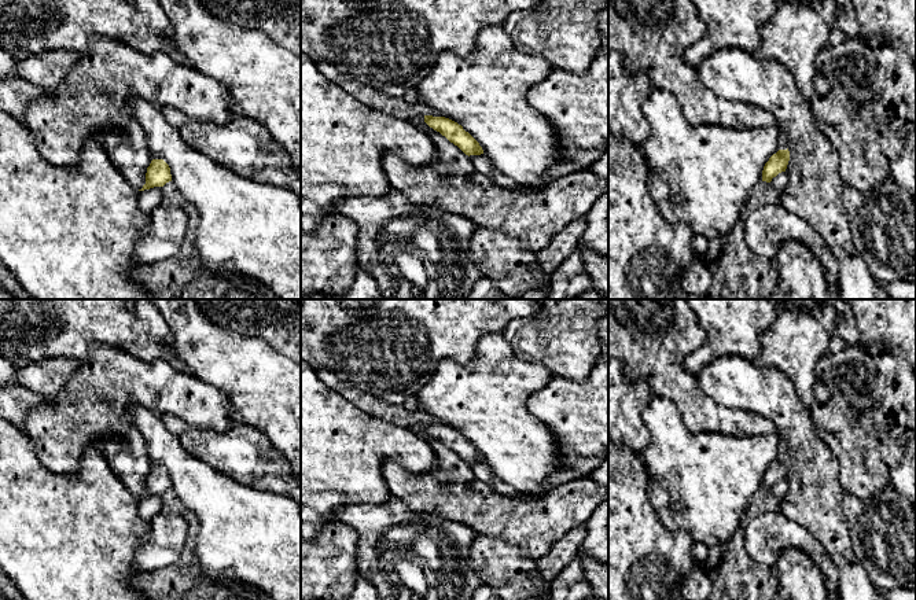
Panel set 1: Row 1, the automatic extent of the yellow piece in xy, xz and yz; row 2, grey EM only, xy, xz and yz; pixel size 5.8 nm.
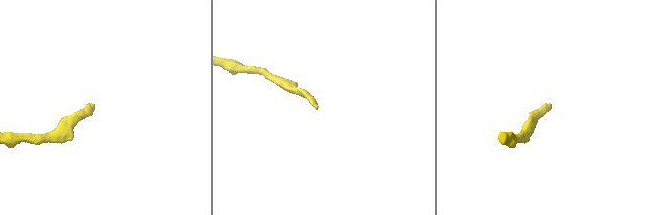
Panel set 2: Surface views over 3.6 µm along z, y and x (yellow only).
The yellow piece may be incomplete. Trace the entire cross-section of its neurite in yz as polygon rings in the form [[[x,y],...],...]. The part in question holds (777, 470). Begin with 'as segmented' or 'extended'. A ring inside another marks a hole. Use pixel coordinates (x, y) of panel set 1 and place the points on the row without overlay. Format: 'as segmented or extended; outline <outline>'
extended; outline [[[608,299],[608,360],[623,362],[626,380],[647,383],[652,394],[669,398],[689,432],[777,437],[780,457],[762,478],[762,489],[770,490],[787,476],[788,448],[773,423],[720,405],[703,391],[698,376],[685,369],[684,358],[705,341],[689,299]]]

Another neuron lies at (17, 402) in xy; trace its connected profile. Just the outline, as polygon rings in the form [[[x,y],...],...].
[[[19,383],[14,387],[0,389],[0,419],[22,430],[26,417],[44,400]]]

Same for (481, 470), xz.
[[[485,461],[481,463],[470,463],[470,467],[472,472],[486,485],[493,487],[493,472],[492,470],[485,464]]]

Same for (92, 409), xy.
[[[91,345],[59,398],[44,400],[33,409],[22,431],[30,437],[38,461],[48,470],[76,475],[84,450],[92,446],[103,454],[130,494],[141,497],[152,465],[146,439],[130,419],[130,405],[141,405],[159,416],[172,415],[188,426],[217,432],[227,431],[235,422],[229,397],[194,373],[177,371],[165,360],[137,360],[111,345]]]

